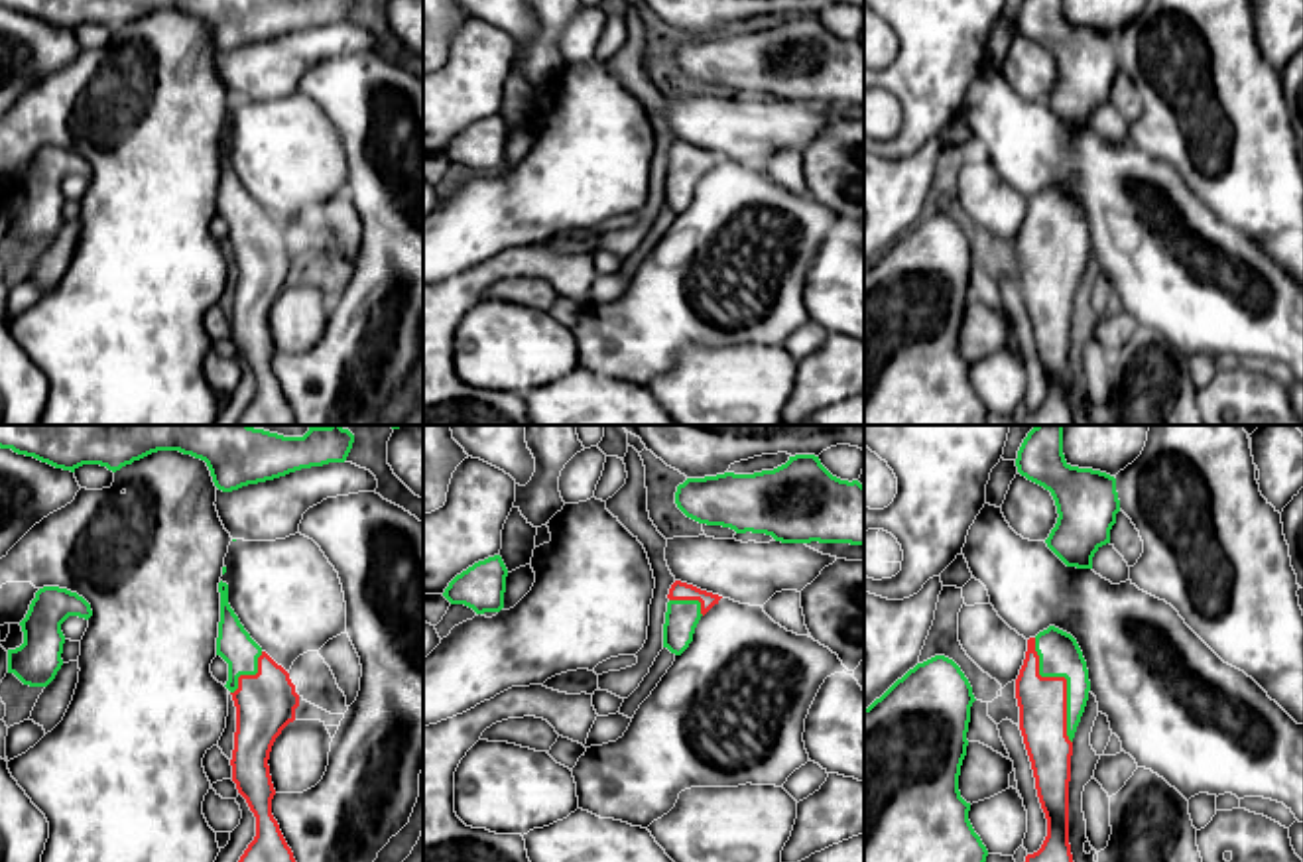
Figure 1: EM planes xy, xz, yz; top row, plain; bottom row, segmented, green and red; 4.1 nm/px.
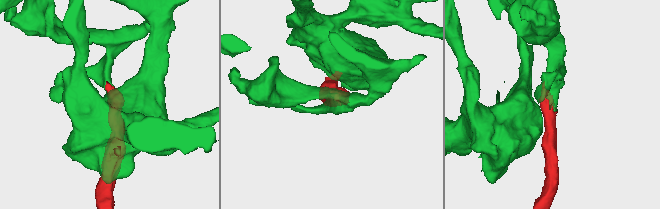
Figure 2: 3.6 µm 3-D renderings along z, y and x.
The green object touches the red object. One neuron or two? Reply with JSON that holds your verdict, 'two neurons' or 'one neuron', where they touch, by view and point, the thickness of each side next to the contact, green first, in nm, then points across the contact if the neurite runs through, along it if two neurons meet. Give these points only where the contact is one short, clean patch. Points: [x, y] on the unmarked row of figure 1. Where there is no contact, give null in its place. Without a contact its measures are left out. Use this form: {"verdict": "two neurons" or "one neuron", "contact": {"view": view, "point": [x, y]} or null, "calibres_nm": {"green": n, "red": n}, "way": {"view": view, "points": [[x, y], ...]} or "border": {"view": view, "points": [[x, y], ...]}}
{"verdict": "one neuron", "contact": {"view": "yz", "point": [1067, 241]}, "calibres_nm": {"green": 180, "red": 200}}

